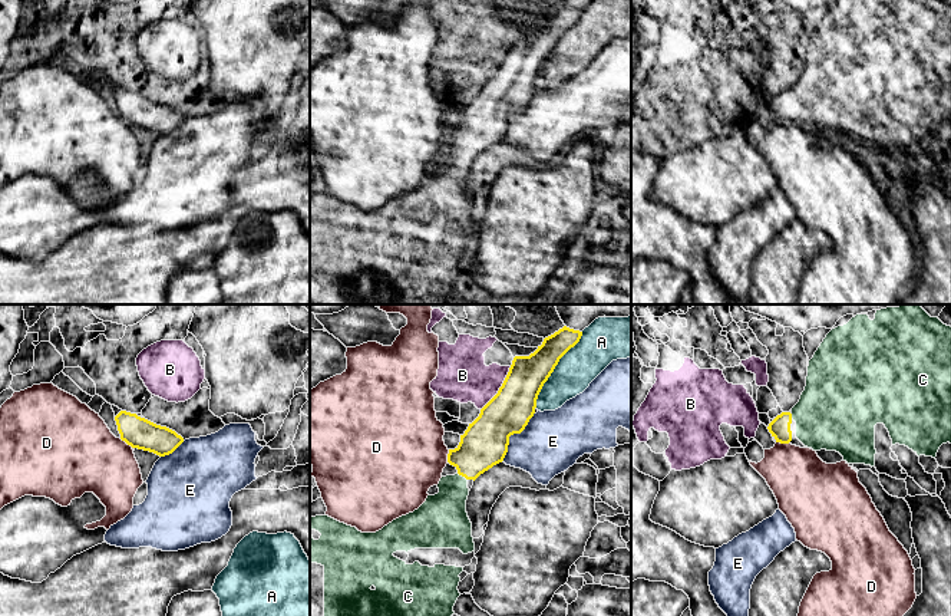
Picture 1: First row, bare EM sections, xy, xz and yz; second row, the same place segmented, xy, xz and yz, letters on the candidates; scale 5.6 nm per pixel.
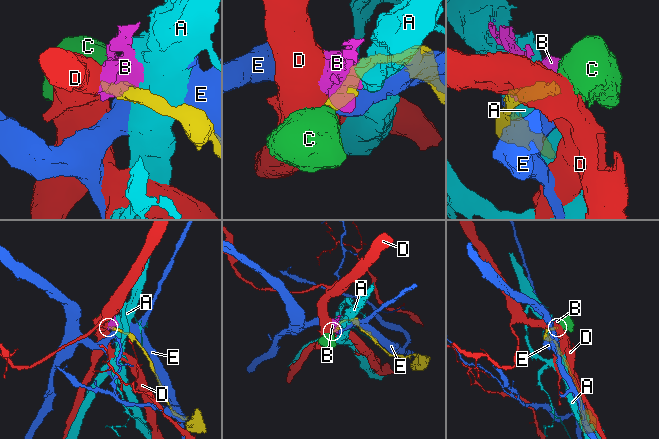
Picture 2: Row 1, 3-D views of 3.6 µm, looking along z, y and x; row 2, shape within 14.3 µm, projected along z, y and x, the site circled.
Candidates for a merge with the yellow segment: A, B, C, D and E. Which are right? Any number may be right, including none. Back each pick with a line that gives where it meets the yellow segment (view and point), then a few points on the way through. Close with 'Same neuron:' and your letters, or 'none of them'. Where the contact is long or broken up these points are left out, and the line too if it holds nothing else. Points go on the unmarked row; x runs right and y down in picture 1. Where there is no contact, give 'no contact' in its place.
C: meets yellow in xz at (462, 154); runs through xz (485, 121), (462, 154), (453, 167), (443, 194)
Same neuron: C

